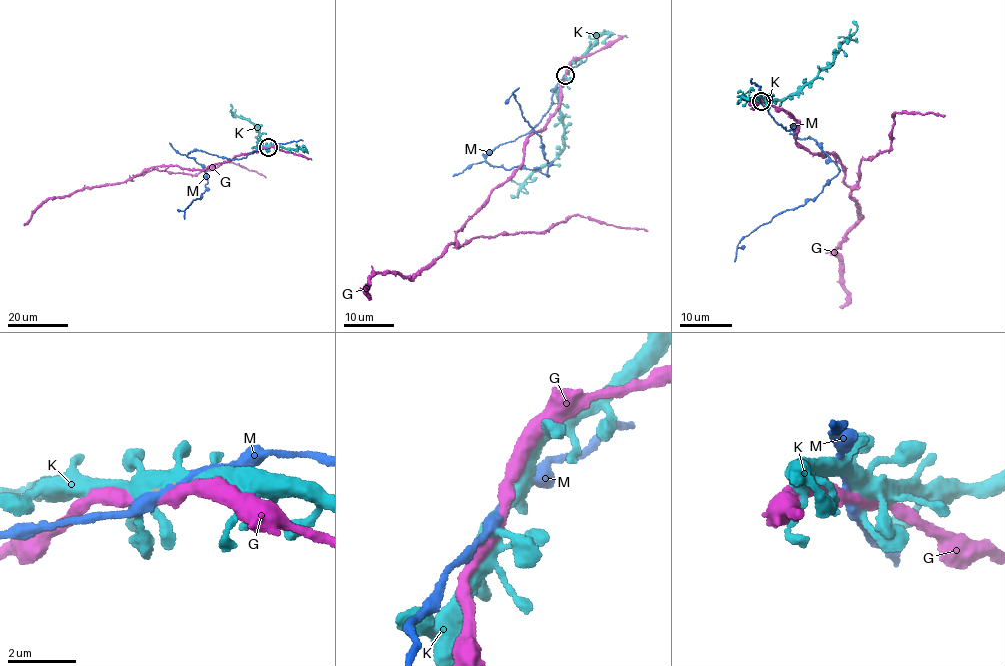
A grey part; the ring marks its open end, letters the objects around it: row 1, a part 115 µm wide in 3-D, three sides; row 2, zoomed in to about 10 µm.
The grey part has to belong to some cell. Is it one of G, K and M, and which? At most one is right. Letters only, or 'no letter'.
K

